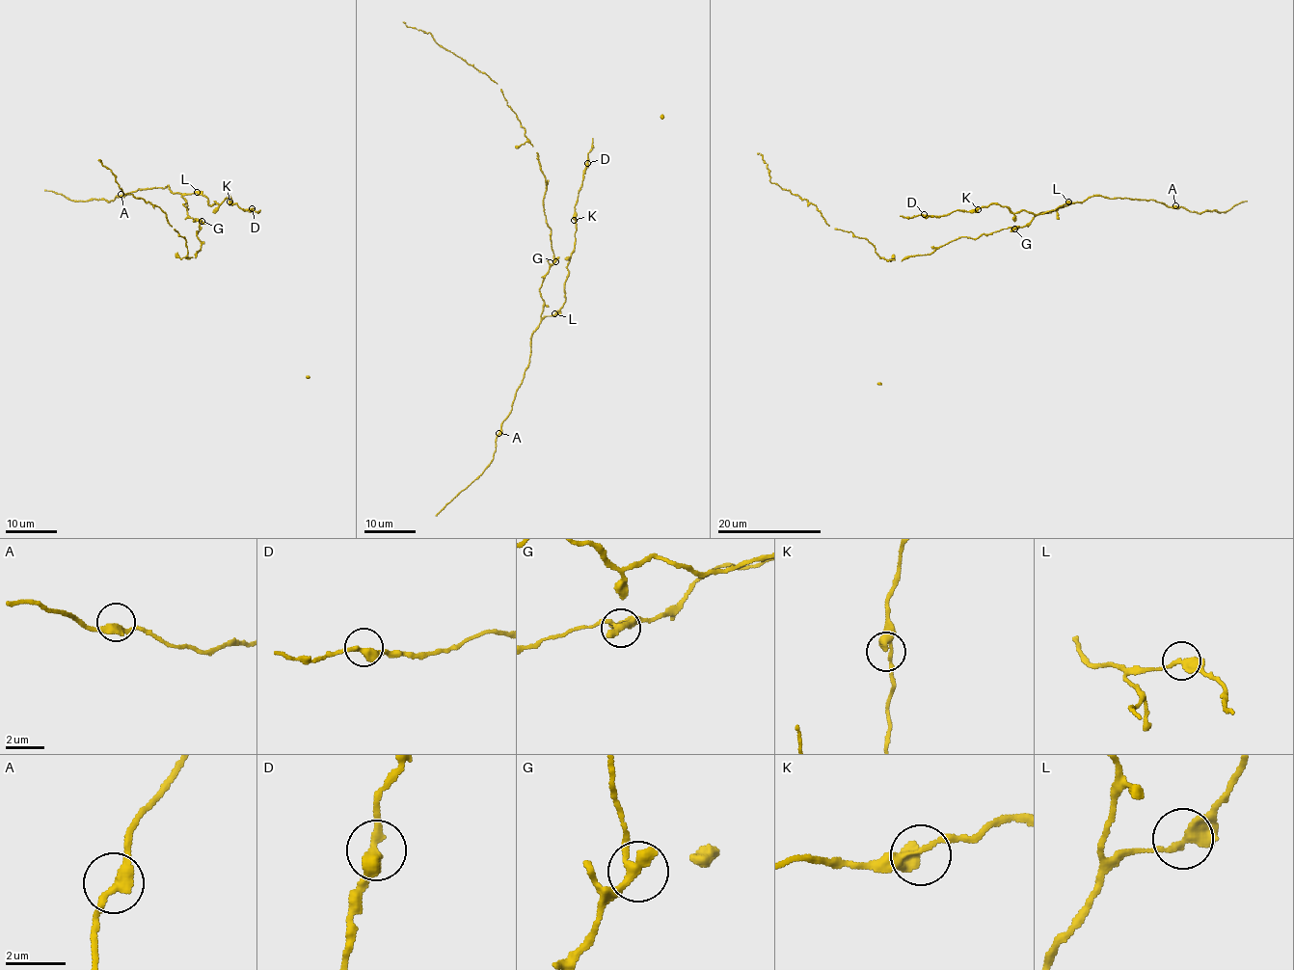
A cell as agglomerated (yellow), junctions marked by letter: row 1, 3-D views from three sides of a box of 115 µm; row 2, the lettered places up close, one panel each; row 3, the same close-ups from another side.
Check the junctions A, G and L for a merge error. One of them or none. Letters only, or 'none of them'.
none of them

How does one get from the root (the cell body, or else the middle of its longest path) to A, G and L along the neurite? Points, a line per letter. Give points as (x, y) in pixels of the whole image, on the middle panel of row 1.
A: (551, 244), (554, 262), (539, 288), (544, 306), (539, 327), (532, 335), (529, 365), (498, 433)
G: (551, 244), (555, 261)
L: (551, 244), (554, 262), (543, 279), (539, 294), (544, 302), (541, 315), (555, 314)

